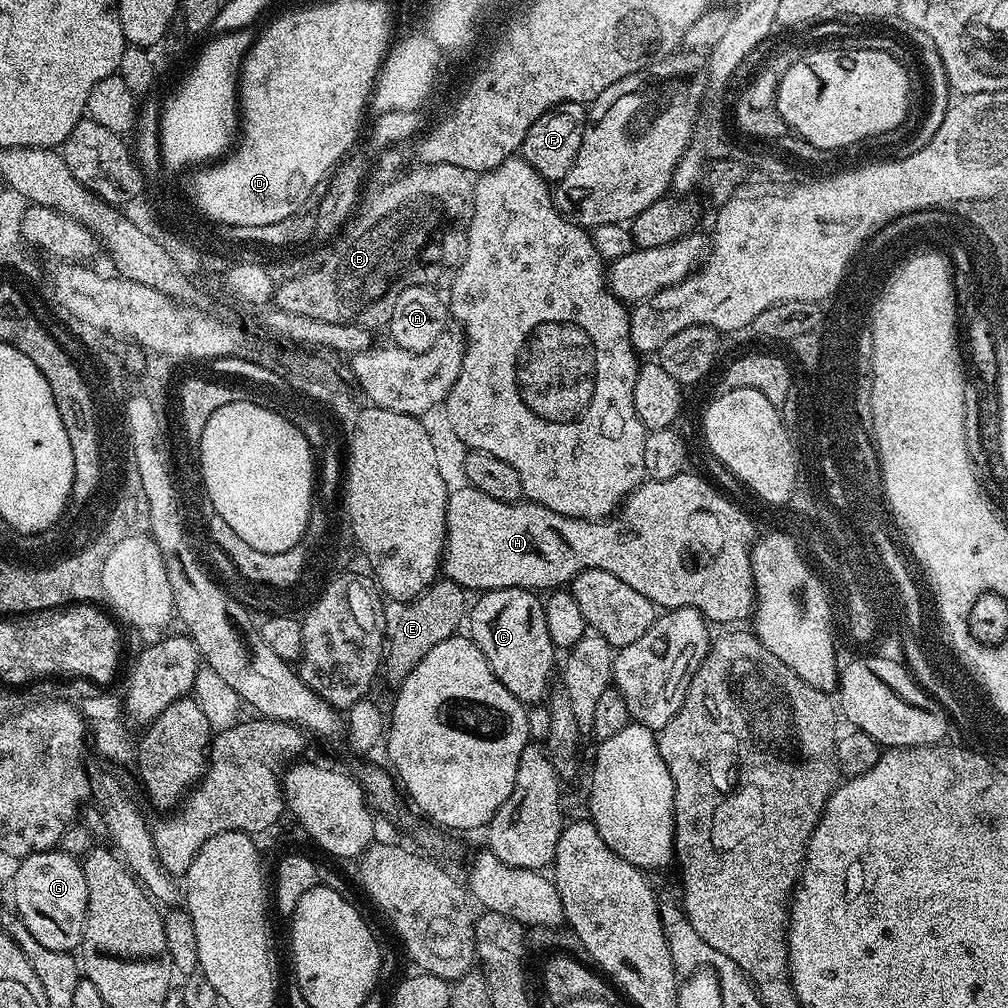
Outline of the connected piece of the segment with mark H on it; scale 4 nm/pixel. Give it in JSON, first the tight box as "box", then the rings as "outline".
{"box":[442,470,758,626],"outline":[[[691,470],[680,472],[676,477],[663,479],[661,481],[645,479],[644,483],[625,498],[623,504],[610,516],[605,516],[602,520],[583,520],[582,518],[570,518],[566,514],[558,514],[554,510],[546,510],[546,506],[531,502],[502,502],[496,498],[490,498],[489,494],[471,486],[464,488],[453,487],[448,493],[448,505],[446,506],[446,538],[444,539],[444,558],[442,561],[442,572],[449,580],[460,585],[465,590],[476,588],[480,592],[489,592],[499,588],[527,588],[529,590],[556,590],[561,586],[571,585],[572,580],[579,572],[586,570],[606,570],[614,574],[614,578],[622,578],[626,586],[638,590],[638,594],[646,594],[652,603],[660,610],[671,610],[674,608],[693,608],[704,616],[705,620],[716,624],[728,624],[724,626],[736,626],[739,620],[744,620],[753,615],[756,603],[756,588],[752,585],[752,545],[758,539],[755,527],[749,527],[753,517],[748,512],[740,512],[740,508],[735,504],[734,499],[729,498],[715,483],[703,480],[700,476],[695,476]]]}

